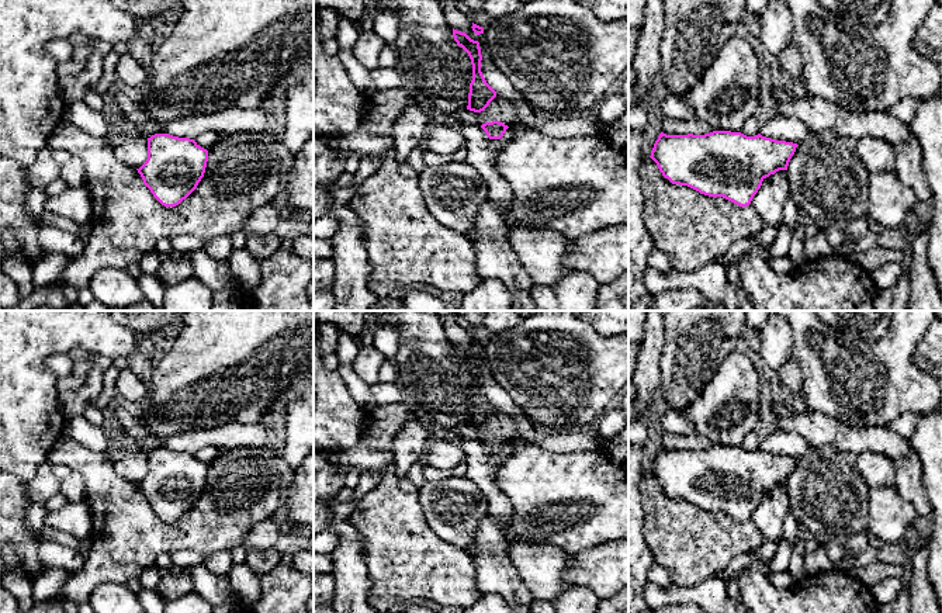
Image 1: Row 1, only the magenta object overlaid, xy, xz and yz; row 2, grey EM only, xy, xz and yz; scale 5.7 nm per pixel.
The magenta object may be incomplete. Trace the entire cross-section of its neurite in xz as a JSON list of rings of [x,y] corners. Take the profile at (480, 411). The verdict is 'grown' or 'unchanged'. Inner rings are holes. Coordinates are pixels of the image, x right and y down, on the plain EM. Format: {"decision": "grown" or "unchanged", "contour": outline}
{"decision": "unchanged", "contour": [[[454,343],[453,351],[457,360],[468,368],[472,380],[472,395],[470,398],[467,425],[481,427],[496,412],[496,406],[486,398],[481,387],[482,370],[479,357],[471,354],[465,347],[457,346]]]}

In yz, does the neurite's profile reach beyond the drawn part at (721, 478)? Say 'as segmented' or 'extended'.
as segmented

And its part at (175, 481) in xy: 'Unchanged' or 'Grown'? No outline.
Unchanged

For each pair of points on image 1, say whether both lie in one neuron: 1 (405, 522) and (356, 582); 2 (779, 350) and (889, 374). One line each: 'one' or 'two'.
1: two
2: two

